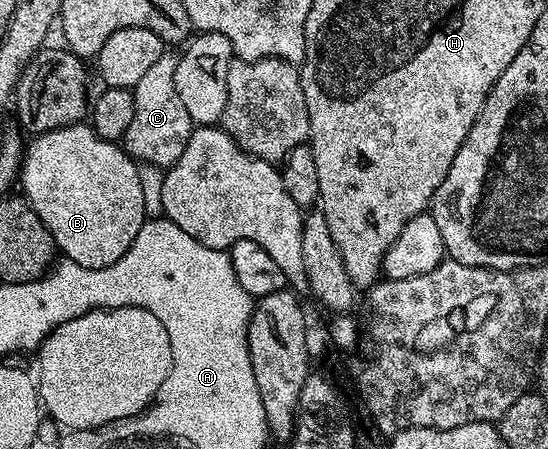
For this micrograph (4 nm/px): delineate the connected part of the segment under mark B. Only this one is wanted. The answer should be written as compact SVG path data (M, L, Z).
M77 124L67 126L66 128L58 128L51 130L45 134L35 135L31 139L32 143L27 143L26 149L22 154L20 164L20 172L18 175L18 186L21 186L23 197L28 199L28 205L32 211L42 220L42 224L46 224L46 228L50 232L50 236L56 242L56 249L67 261L78 264L82 268L90 268L97 270L98 268L106 268L110 264L114 264L118 260L122 260L124 253L130 248L130 244L134 244L134 236L138 236L138 228L142 228L142 224L146 221L142 200L142 187L139 183L140 166L133 158L124 151L123 145L115 142L107 142L102 136L98 136L98 132L92 129L88 124Z

